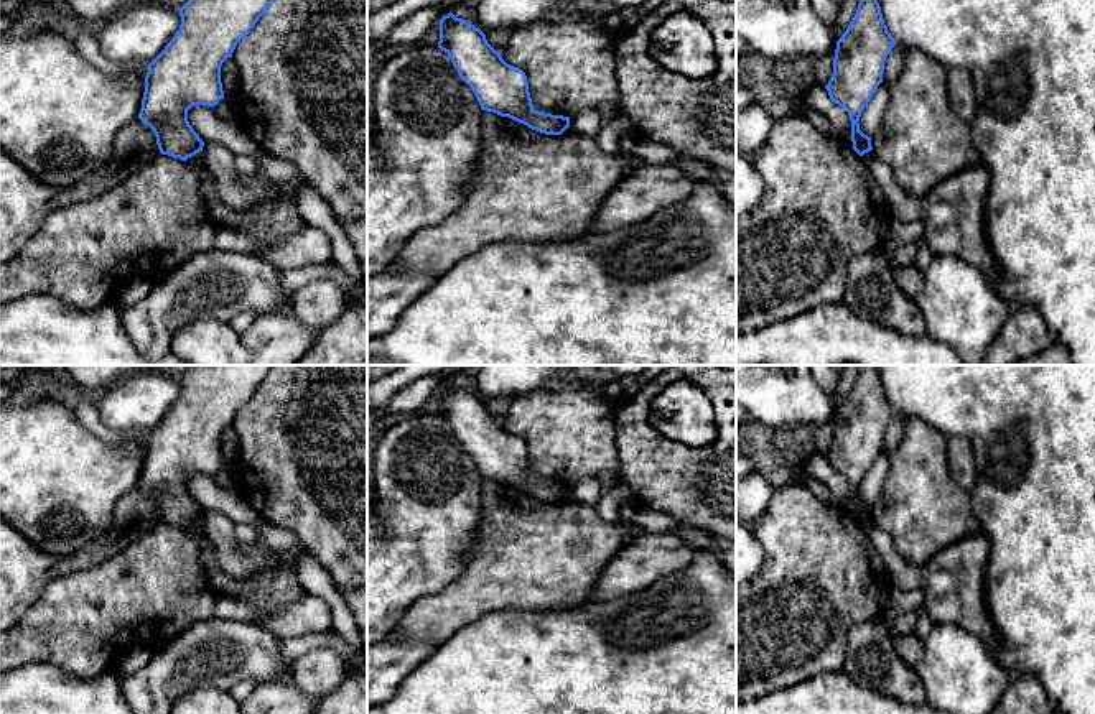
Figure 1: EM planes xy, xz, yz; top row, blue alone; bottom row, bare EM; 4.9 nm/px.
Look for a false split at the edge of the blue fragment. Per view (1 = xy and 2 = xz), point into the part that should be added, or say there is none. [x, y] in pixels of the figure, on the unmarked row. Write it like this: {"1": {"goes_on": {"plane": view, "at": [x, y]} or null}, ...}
{"1": {"goes_on": null}, "2": {"goes_on": null}}

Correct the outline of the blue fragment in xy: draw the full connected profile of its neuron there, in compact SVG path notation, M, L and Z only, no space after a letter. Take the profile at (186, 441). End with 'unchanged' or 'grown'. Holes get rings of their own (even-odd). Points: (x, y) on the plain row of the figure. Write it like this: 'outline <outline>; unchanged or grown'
outline M191 365L181 377L181 393L165 418L148 433L138 487L148 494L161 523L186 530L204 510L188 490L193 474L214 475L224 467L221 434L255 395L275 365Z; unchanged

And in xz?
outline M453 382L445 383L440 388L438 416L450 424L482 479L509 485L545 503L561 503L570 495L570 485L534 477L525 441L507 433L474 393Z; unchanged

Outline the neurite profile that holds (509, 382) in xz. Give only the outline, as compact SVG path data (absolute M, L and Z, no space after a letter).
M484 365L474 377L484 401L492 398L514 400L538 390L557 378L565 369L583 365Z

